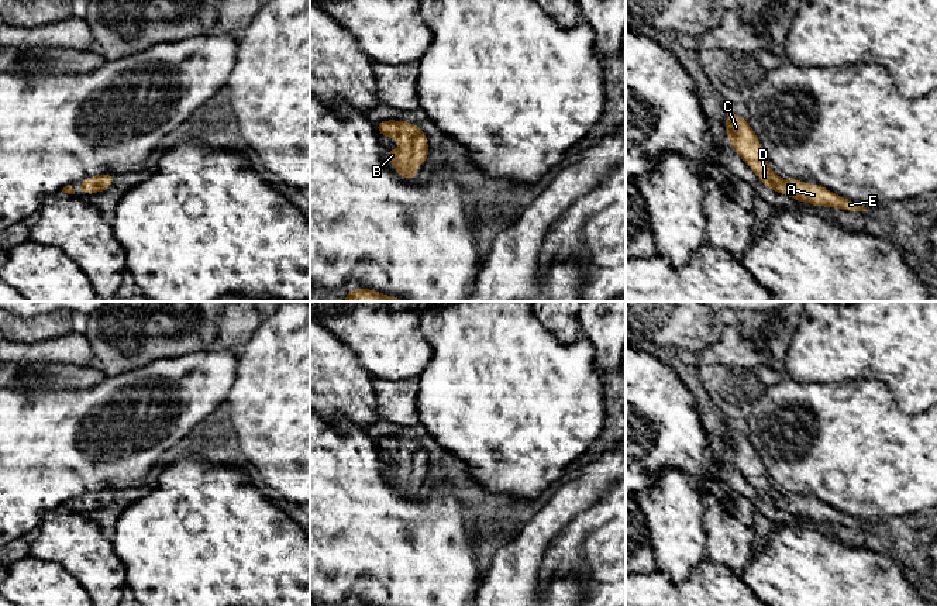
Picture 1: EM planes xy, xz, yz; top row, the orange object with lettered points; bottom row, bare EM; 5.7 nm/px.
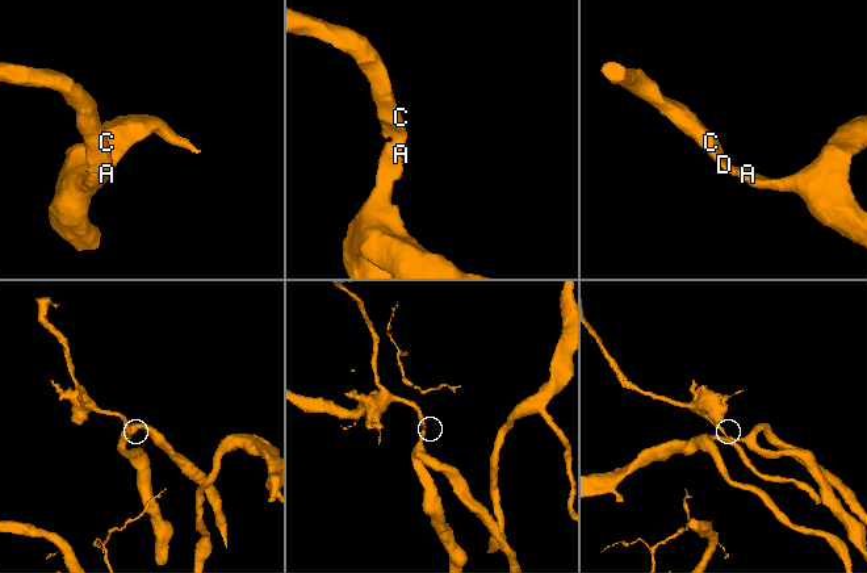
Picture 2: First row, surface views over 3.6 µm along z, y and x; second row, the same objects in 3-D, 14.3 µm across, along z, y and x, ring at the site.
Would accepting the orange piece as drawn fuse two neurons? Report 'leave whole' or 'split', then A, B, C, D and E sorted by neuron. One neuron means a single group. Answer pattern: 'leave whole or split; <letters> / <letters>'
leave whole; A B C D E

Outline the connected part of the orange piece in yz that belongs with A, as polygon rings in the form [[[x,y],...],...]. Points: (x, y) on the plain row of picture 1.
[[[730,423],[726,431],[728,455],[743,476],[752,485],[765,503],[786,510],[798,517],[809,517],[812,521],[829,521],[847,527],[868,527],[867,523],[844,514],[829,505],[812,499],[802,499],[799,495],[786,496],[775,490],[767,476],[762,461],[747,435],[736,431]]]

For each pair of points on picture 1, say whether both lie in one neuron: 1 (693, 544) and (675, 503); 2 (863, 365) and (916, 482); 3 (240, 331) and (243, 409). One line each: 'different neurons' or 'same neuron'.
1: same neuron
2: different neurons
3: different neurons

